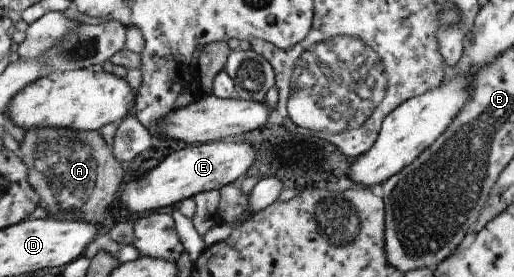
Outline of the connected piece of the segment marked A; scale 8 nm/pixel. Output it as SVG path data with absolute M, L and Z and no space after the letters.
M47 126L31 128L20 143L20 151L28 166L29 185L36 191L38 206L46 209L47 217L97 225L115 205L115 195L125 173L100 131L82 132Z

